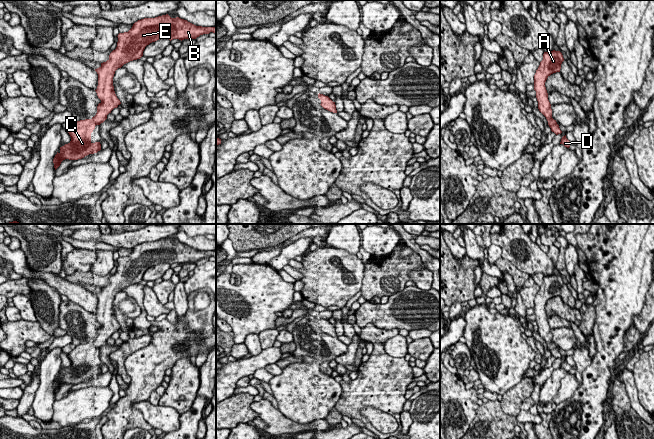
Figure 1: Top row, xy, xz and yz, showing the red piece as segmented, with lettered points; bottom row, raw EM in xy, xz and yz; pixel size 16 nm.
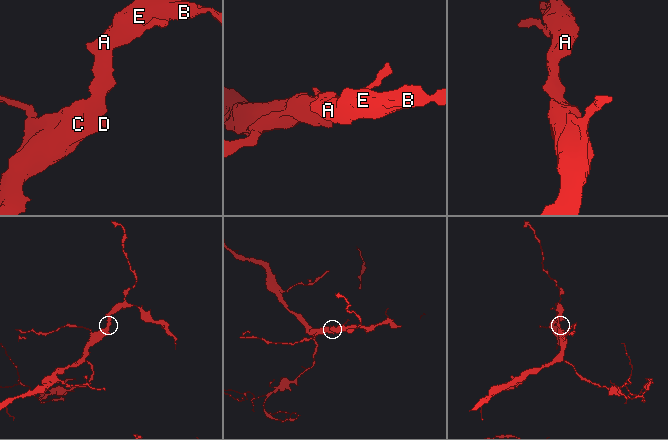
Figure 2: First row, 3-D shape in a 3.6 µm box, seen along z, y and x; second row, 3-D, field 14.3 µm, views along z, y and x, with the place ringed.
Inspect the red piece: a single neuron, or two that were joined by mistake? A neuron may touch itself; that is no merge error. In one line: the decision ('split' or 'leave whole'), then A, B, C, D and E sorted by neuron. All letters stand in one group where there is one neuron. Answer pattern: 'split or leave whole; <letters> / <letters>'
leave whole; A B C D E

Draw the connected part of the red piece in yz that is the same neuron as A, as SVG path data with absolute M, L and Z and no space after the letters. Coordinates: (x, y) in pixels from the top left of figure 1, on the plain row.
M553 274L550 276L544 276L543 284L540 286L534 299L534 314L536 315L538 333L546 341L551 355L556 359L561 358L562 355L560 354L556 344L552 342L552 333L548 324L545 306L551 298L560 296L563 285L564 282L560 275Z

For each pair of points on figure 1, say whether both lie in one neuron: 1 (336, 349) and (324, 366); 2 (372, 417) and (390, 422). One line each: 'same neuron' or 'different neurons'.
1: different neurons
2: same neuron

